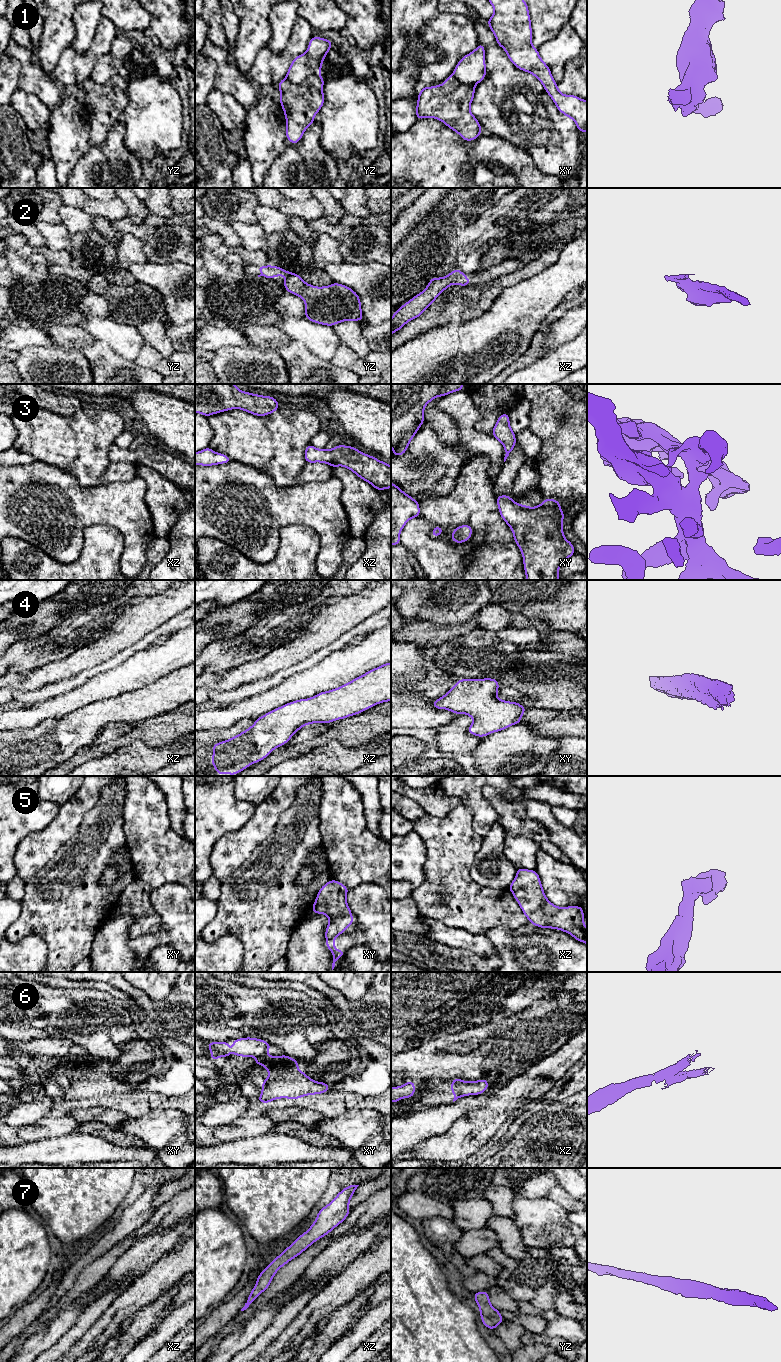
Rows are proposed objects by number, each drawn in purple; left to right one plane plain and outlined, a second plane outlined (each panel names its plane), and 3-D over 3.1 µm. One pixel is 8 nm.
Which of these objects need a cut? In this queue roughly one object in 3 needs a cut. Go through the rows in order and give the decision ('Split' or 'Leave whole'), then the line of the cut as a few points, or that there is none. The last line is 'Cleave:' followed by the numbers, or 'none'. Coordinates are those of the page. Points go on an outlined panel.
1: Split. Split along yz (318, 72), (311, 73), (299, 83), (292, 83), (286, 78)
2: Split. Split along yz (291, 273), (286, 279)
3: Leave whole. No split
4: Leave whole. No split
5: Leave whole. No split
6: Split. Split along xy (267, 1054), (256, 1058)
7: Leave whole. No split
Cleave: 1, 2, 6

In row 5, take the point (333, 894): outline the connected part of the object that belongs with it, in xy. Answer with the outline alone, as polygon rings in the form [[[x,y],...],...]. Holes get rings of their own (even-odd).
[[[332,879],[320,888],[312,906],[312,913],[325,914],[329,918],[325,938],[326,947],[333,954],[332,970],[335,967],[335,962],[345,953],[343,949],[335,948],[335,938],[354,922],[346,900],[348,891],[350,889],[345,885]]]

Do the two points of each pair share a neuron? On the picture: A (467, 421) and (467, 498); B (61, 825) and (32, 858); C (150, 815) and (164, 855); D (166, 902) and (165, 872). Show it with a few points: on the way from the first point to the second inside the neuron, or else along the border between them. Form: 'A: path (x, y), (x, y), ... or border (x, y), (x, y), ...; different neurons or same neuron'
A: border (488, 457), (473, 455), (463, 465), (455, 481); different neurons
B: path (55, 833), (38, 850); same neuron
C: path (150, 825), (150, 840), (154, 845); same neuron
D: border (178, 882), (168, 882), (154, 890); different neurons

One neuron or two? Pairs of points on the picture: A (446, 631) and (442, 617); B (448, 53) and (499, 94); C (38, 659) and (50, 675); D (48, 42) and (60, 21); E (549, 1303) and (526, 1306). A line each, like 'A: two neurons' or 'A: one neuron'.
A: two neurons
B: two neurons
C: two neurons
D: one neuron
E: two neurons

